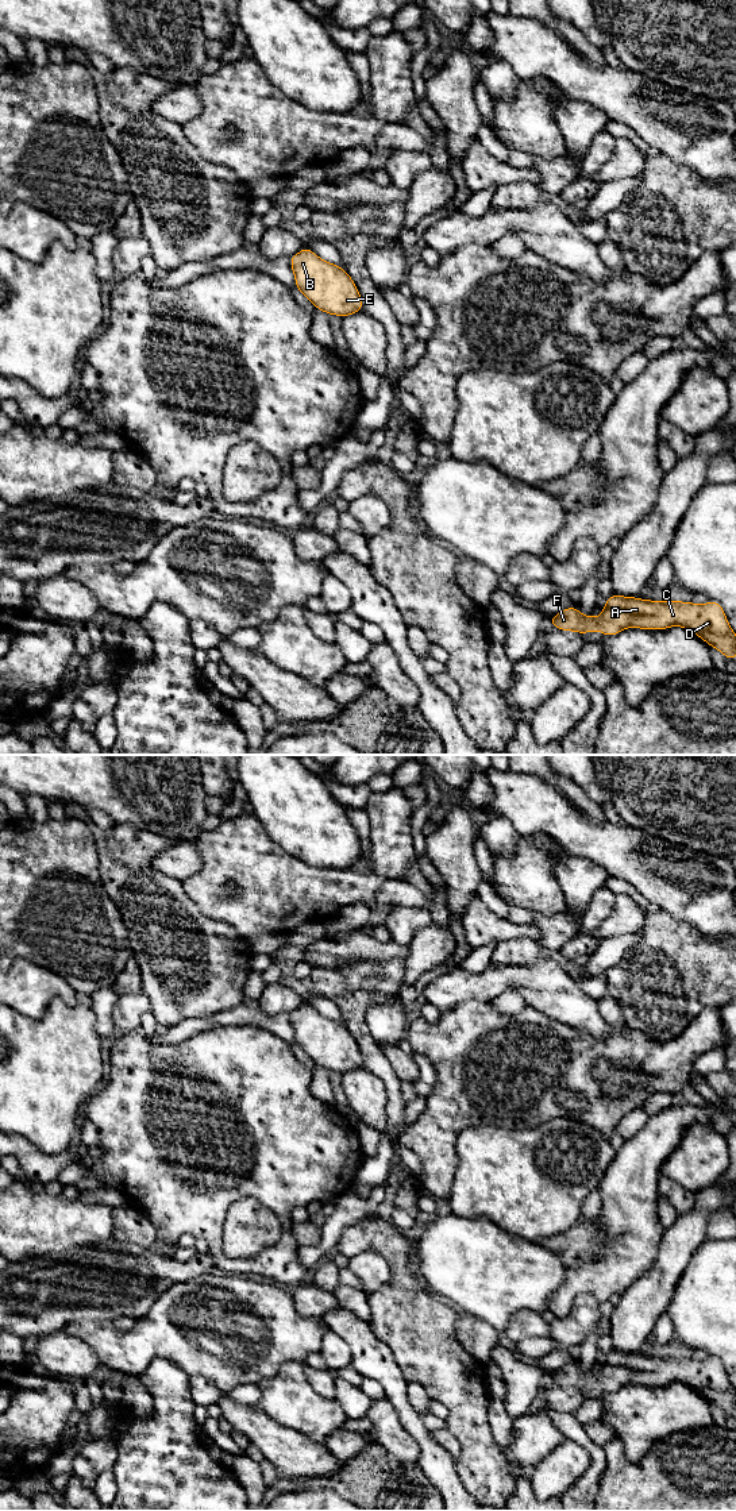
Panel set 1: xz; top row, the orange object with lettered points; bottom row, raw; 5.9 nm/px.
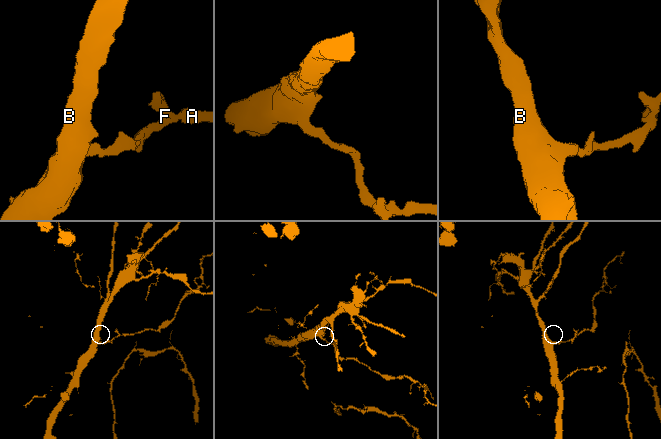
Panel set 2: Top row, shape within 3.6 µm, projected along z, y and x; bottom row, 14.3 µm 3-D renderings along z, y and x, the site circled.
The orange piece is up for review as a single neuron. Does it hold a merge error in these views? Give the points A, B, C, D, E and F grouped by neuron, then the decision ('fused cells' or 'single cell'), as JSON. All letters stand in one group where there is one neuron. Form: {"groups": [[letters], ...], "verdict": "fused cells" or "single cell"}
{"groups": [["A", "B", "C", "D", "E", "F"]], "verdict": "single cell"}

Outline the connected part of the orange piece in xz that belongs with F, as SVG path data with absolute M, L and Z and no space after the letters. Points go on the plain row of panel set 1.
M612 1350L597 1375L570 1362L554 1371L548 1379L559 1387L585 1391L598 1385L604 1392L616 1392L625 1384L662 1387L682 1383L736 1418L736 1388L714 1356L698 1361L691 1357L654 1357Z

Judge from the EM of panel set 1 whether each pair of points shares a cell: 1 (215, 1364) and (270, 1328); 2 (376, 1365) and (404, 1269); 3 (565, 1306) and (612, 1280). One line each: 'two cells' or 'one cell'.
1: one cell
2: two cells
3: one cell

